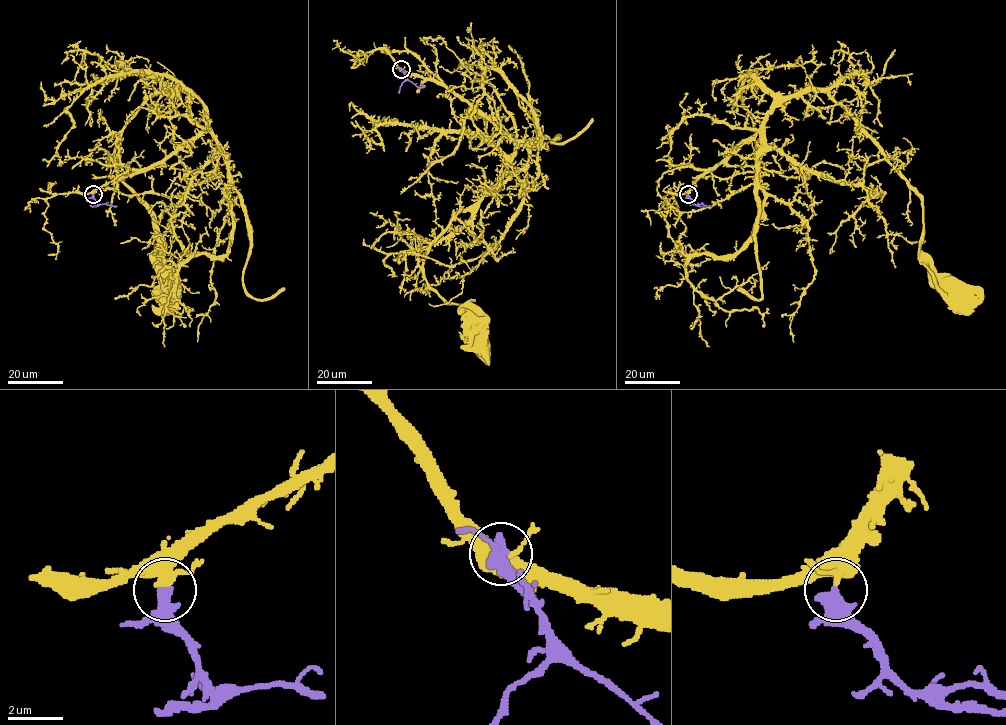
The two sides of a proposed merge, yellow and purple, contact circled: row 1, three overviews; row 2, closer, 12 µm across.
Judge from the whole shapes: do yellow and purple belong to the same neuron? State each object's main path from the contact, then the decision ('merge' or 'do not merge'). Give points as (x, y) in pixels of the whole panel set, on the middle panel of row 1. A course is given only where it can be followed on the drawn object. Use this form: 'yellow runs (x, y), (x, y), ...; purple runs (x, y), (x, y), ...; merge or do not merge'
yellow runs (401, 69), (452, 90), (515, 143), (504, 175), (423, 262), (446, 302), (467, 302), (480, 342); purple runs (401, 69), (418, 87), (425, 85); merge

